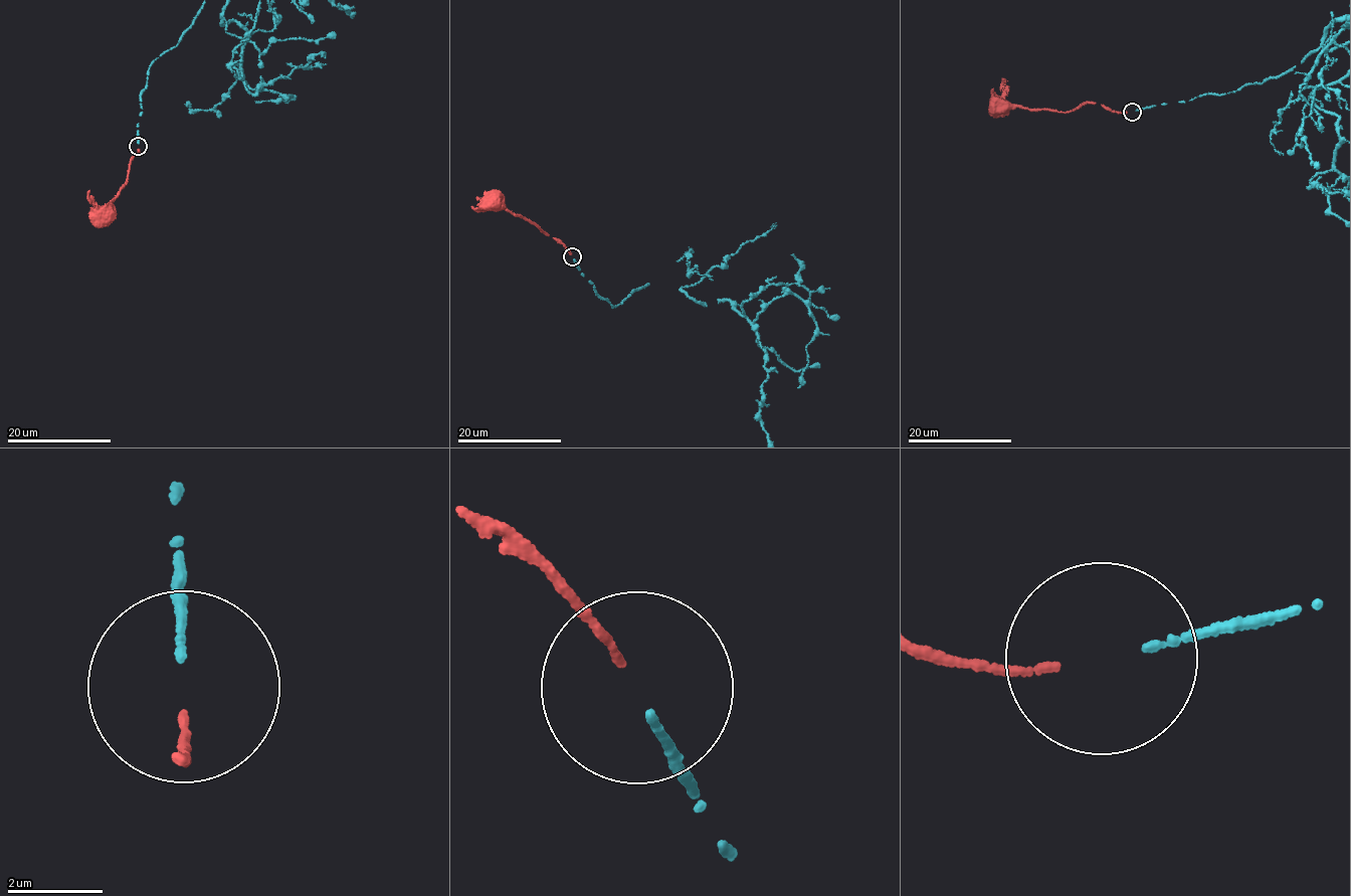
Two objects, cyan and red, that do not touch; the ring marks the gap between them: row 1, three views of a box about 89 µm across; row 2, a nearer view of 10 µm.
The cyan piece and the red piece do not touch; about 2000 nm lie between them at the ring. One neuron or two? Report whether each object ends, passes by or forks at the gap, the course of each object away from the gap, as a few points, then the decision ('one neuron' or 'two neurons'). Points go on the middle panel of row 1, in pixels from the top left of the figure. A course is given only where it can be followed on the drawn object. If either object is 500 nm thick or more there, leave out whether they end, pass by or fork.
cyan ends; red ends; course red (570, 253), (568, 248), (537, 226), (493, 200); one neuron

